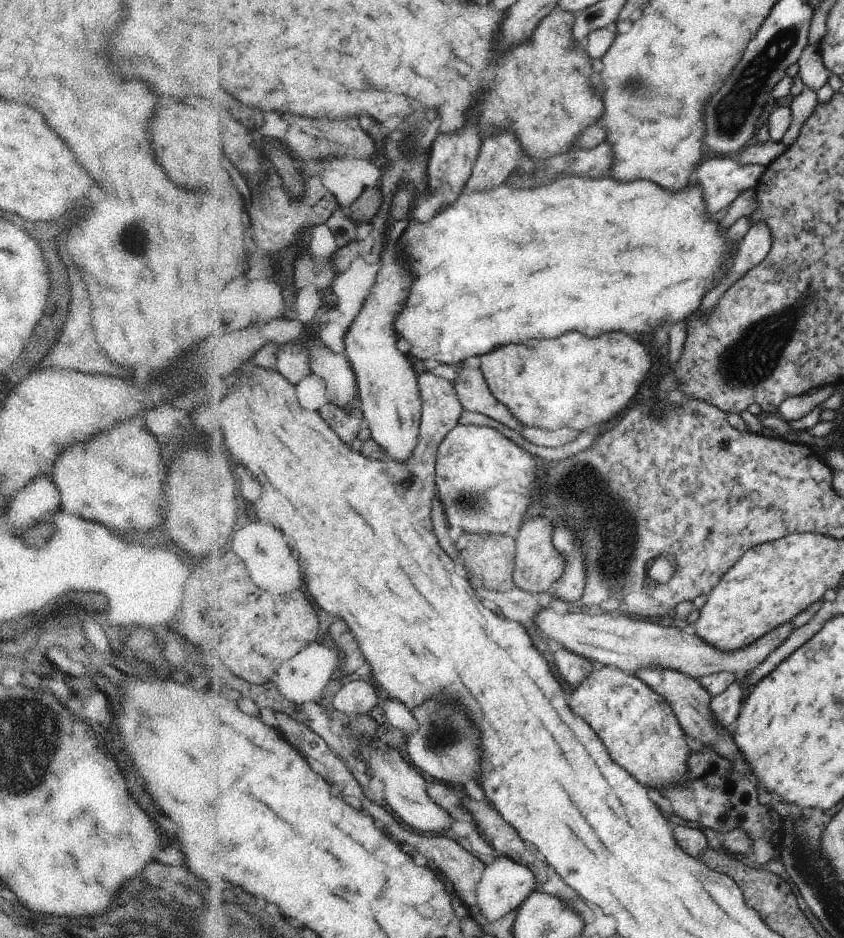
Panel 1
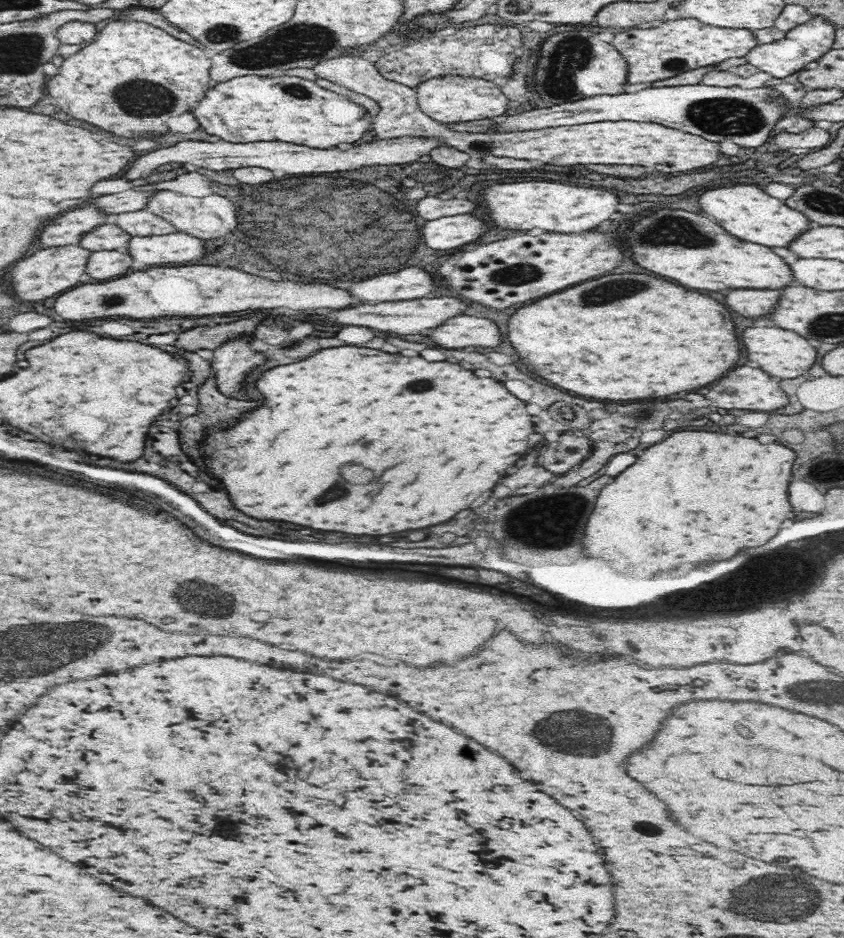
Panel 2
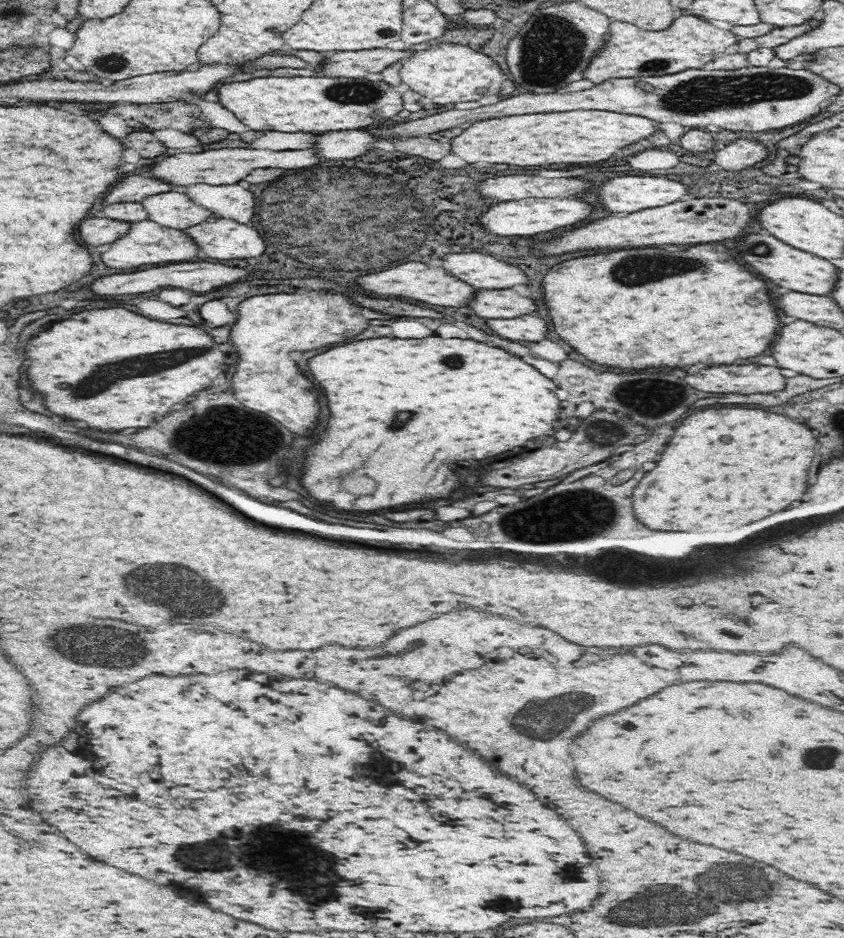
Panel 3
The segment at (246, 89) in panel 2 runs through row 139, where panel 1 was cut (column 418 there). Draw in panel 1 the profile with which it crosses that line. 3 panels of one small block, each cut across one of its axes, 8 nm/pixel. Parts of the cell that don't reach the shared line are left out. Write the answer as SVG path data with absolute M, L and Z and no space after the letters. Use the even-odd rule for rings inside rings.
M566 176L566 178L558 178L558 180L554 180L554 182L548 184L548 186L536 186L536 188L516 188L516 186L508 186L508 184L504 183L500 184L500 186L496 186L496 188L492 188L492 190L486 190L486 192L472 192L472 194L466 194L466 191L462 191L460 198L458 198L454 204L450 204L448 208L439 210L438 216L436 216L434 220L430 220L430 222L412 222L412 224L408 226L408 230L404 232L402 240L400 240L400 244L404 246L406 262L408 262L408 266L412 266L412 274L414 274L416 278L414 278L414 286L412 286L408 304L406 304L406 308L400 312L400 316L396 318L396 324L394 324L394 326L396 326L396 332L400 334L402 340L408 340L408 342L412 344L410 354L412 354L414 358L422 358L422 360L440 360L442 364L453 366L456 364L459 365L462 361L475 360L480 354L488 354L488 352L492 352L498 344L510 344L510 342L512 342L512 344L520 344L520 342L534 340L534 338L558 338L558 336L562 336L562 334L568 332L568 330L584 332L584 336L598 336L598 334L604 334L604 332L616 332L616 330L628 330L628 332L638 334L638 332L648 332L650 326L656 324L656 322L660 322L660 320L664 320L664 322L678 322L678 320L684 320L684 318L688 318L691 314L698 311L701 305L700 302L702 302L706 294L716 288L716 286L726 277L726 274L729 273L734 265L740 244L744 239L744 236L742 236L742 240L732 248L730 242L726 240L726 232L728 232L728 228L722 228L720 226L720 220L713 220L712 215L713 214L708 214L708 212L706 212L706 202L704 202L704 194L702 194L702 190L693 183L687 188L684 188L684 190L680 190L680 192L668 192L668 190L664 192L664 190L660 190L656 184L652 184L652 182L644 182L644 180L636 180L636 182L632 182L632 184L622 184L622 182L616 182L616 180L612 180L612 178L592 180L592 178L584 178L584 176Z

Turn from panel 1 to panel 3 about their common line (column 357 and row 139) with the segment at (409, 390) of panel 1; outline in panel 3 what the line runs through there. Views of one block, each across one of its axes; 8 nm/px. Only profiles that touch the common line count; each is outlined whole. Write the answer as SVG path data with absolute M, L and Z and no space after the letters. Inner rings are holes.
M350 130L350 132L332 132L332 134L324 134L322 142L318 142L320 150L324 156L328 158L350 158L362 150L368 148L368 142L372 142L372 138L360 130Z

